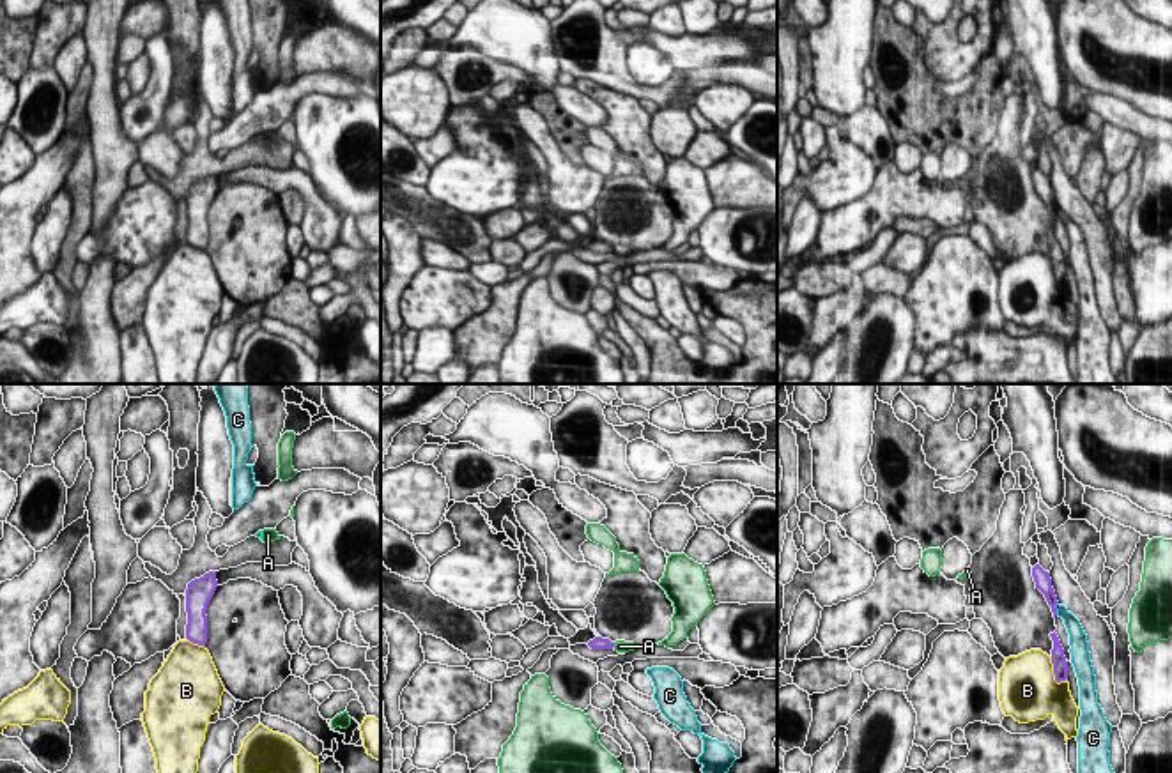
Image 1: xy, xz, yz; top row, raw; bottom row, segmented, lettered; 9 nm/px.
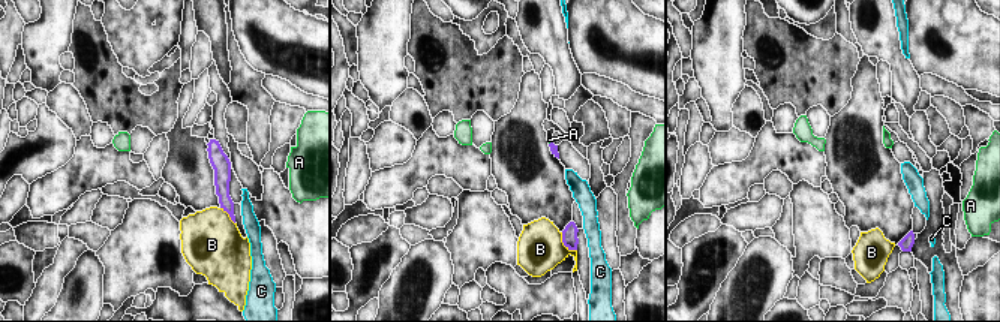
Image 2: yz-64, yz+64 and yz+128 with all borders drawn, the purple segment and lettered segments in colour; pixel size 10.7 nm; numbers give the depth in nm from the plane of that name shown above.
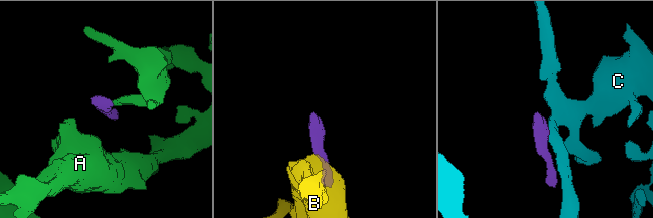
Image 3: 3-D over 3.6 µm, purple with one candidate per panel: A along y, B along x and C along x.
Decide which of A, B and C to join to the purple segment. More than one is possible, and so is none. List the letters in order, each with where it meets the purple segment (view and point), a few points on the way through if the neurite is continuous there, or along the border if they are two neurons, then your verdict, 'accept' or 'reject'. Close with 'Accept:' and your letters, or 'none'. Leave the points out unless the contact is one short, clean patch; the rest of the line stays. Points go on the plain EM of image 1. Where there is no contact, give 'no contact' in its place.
A: meets purple in xz at (613, 248); border along xz (611, 246), (615, 250); reject
B: meets purple in yz at (1054, 276); reject
C: meets purple in yz at (1056, 213); border along yz (1057, 206), (1056, 218); reject
Accept: none

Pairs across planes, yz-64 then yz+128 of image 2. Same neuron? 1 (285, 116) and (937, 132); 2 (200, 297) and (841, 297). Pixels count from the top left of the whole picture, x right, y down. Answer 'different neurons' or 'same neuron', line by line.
1: different neurons
2: different neurons

